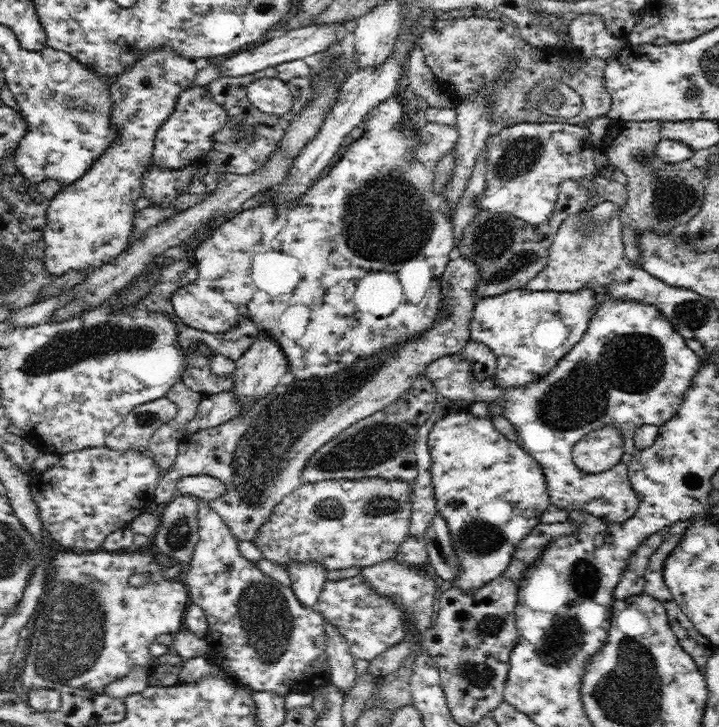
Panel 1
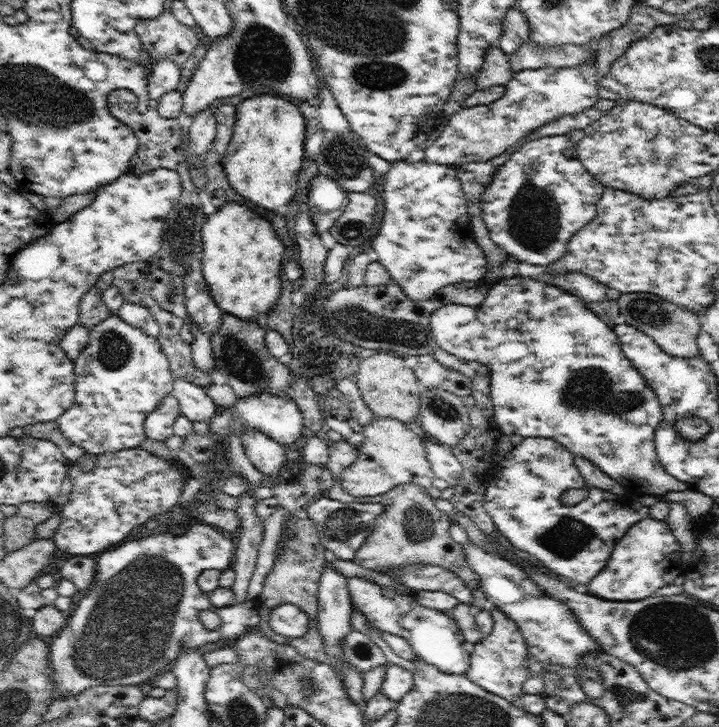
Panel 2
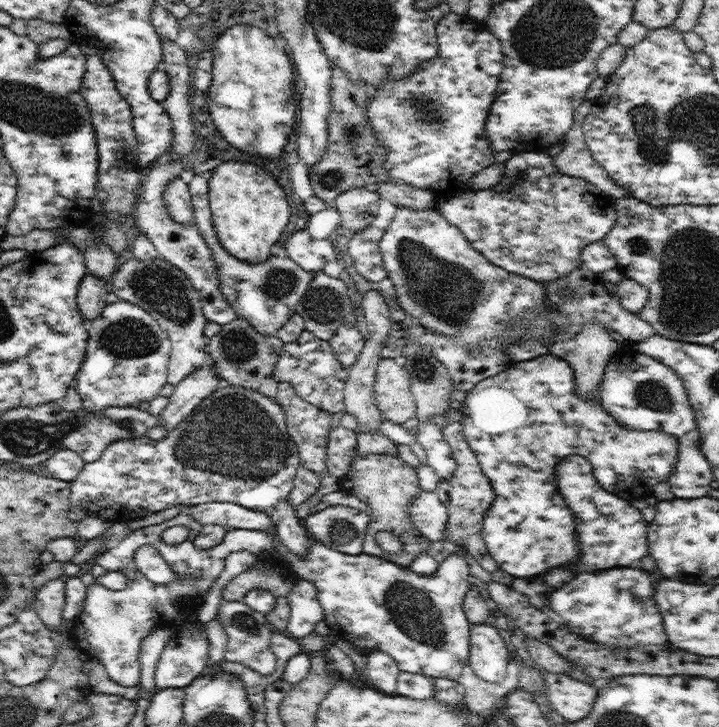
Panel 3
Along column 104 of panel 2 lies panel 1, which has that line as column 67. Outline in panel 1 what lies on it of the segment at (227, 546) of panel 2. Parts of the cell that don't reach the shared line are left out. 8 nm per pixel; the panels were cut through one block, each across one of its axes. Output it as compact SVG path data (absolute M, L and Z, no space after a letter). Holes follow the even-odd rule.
M63 550L56 552L54 554L53 561L50 565L51 578L49 581L50 592L48 596L44 596L42 600L42 605L40 610L34 616L31 624L31 633L30 640L31 645L29 648L28 658L25 660L26 665L24 666L24 674L22 684L26 692L36 690L37 688L52 689L52 690L61 690L62 686L69 684L74 688L86 687L98 692L103 692L103 690L117 679L125 678L130 675L130 672L135 667L142 667L146 669L147 672L151 672L152 667L151 663L153 662L150 655L148 656L147 649L150 648L150 644L155 641L156 636L160 634L172 634L174 635L178 631L184 629L183 618L185 611L187 610L190 599L188 588L178 582L172 582L170 579L164 579L162 572L164 568L159 566L156 558L152 555L152 552L146 552L144 550L96 550L96 551L87 551L87 552L76 552L76 550ZM146 572L151 578L149 579L144 586L136 588L129 583L130 576L134 574L144 574Z

